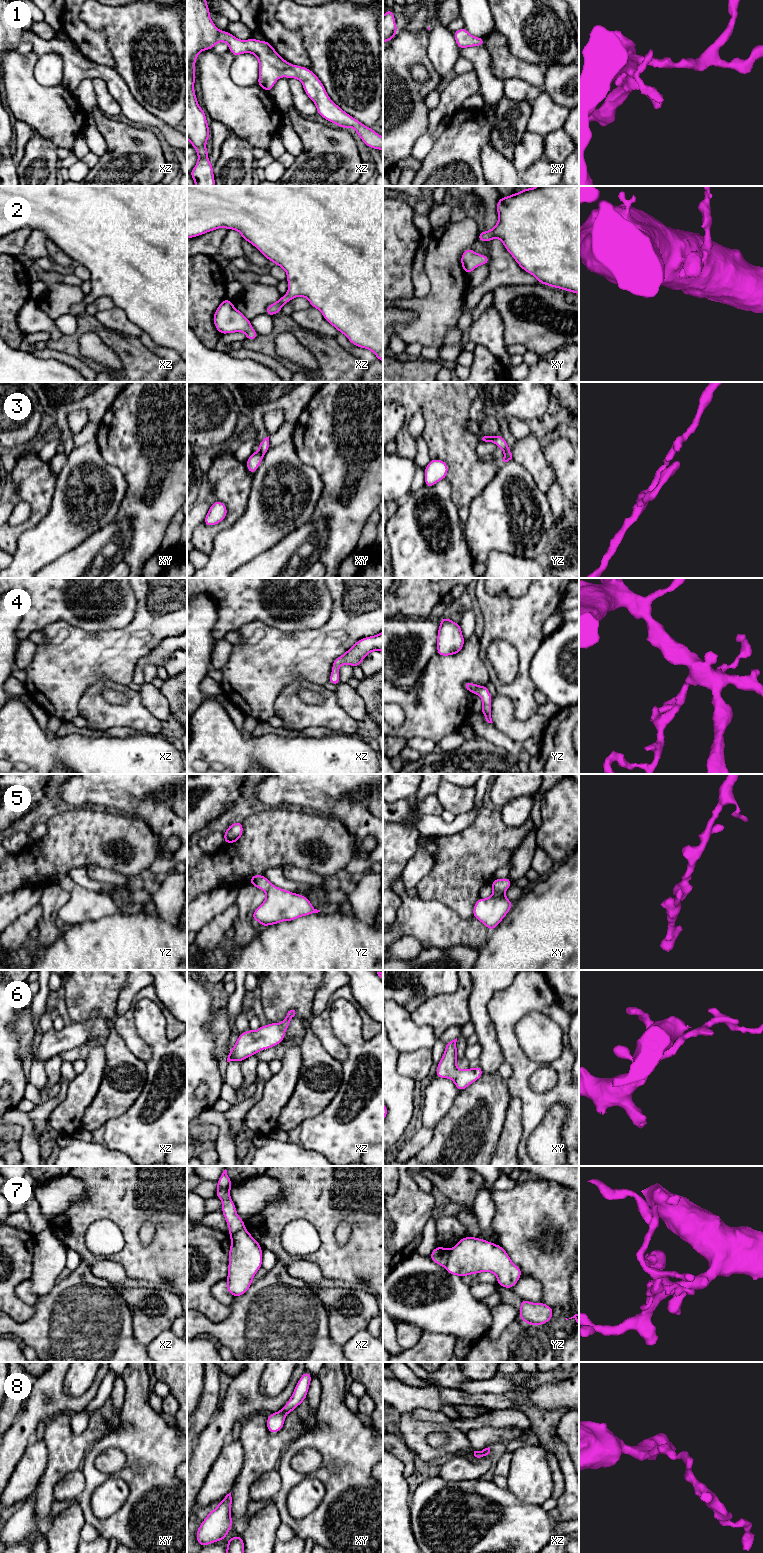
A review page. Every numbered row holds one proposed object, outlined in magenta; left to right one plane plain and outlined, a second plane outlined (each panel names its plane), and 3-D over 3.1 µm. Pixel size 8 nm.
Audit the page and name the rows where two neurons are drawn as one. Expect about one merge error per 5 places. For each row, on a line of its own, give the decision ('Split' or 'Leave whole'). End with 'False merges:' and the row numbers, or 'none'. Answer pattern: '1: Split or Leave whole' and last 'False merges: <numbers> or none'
1: Leave whole
2: Leave whole
3: Leave whole
4: Leave whole
5: Leave whole
6: Leave whole
7: Split
8: Leave whole
False merges: 7

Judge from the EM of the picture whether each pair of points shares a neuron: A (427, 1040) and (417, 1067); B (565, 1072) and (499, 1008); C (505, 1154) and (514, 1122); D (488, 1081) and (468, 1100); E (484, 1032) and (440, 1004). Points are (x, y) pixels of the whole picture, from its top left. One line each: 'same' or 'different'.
A: different
B: same
C: same
D: same
E: different

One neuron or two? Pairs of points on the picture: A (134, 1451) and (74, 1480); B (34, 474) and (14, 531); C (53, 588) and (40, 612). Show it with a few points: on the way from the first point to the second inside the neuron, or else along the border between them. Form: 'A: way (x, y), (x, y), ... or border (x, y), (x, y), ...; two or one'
A: border (81, 1470), (85, 1479), (85, 1488), (77, 1499); two
B: way (36, 490), (36, 516), (30, 522); one
C: way (47, 594), (40, 606); one

